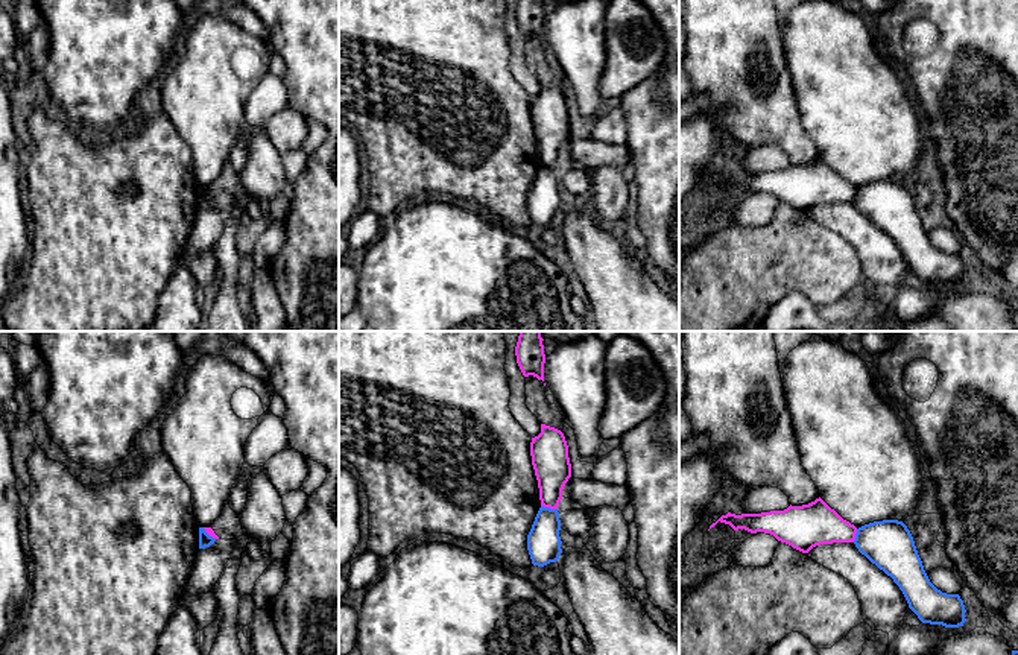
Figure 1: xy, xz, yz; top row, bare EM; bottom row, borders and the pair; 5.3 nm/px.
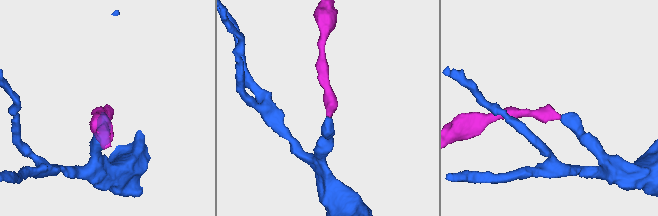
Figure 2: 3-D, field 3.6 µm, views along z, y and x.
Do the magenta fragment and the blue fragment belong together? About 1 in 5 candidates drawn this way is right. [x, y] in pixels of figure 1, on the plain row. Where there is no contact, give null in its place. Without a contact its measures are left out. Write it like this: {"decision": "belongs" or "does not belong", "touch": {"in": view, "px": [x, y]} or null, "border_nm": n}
{"decision": "does not belong", "touch": {"in": "xz", "px": [549, 166]}, "border_nm": 90}

